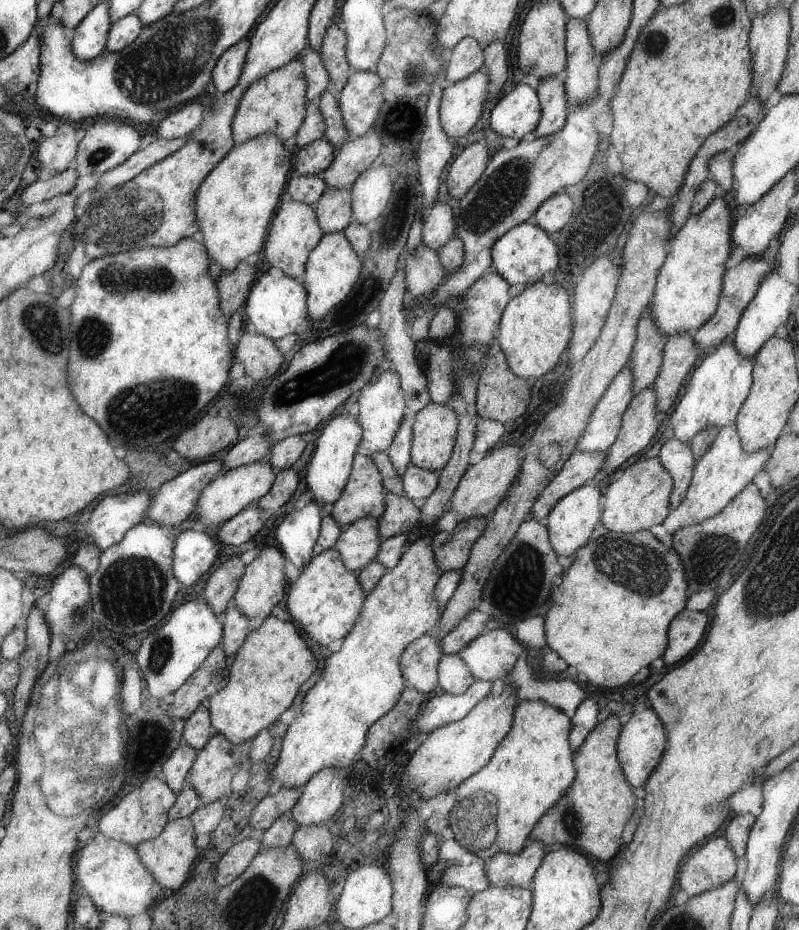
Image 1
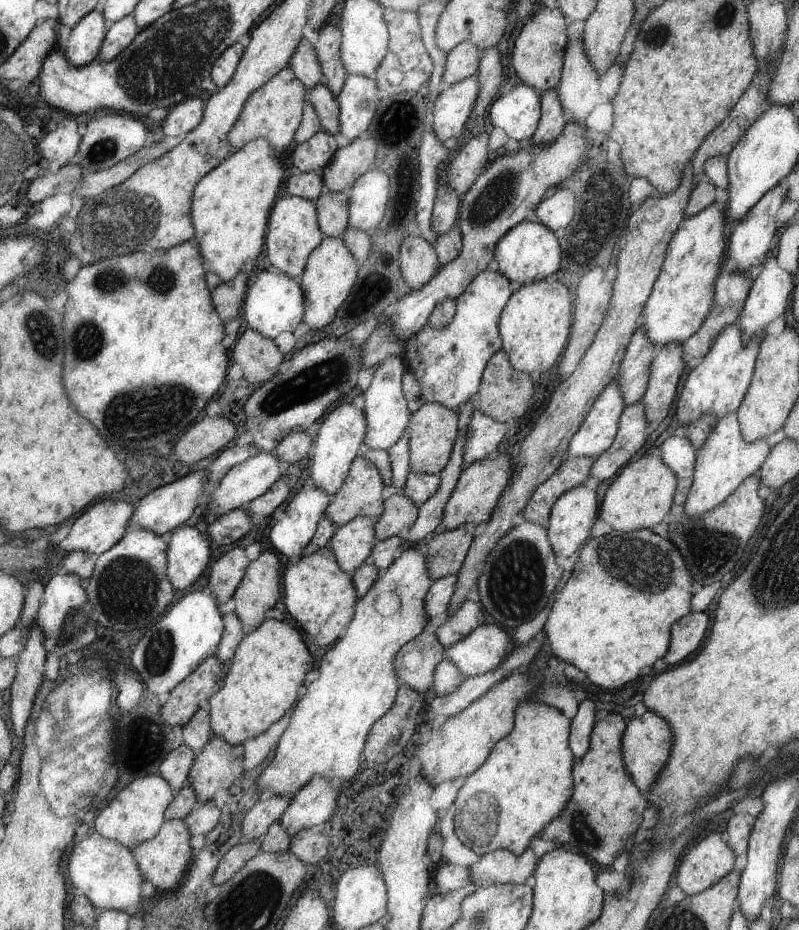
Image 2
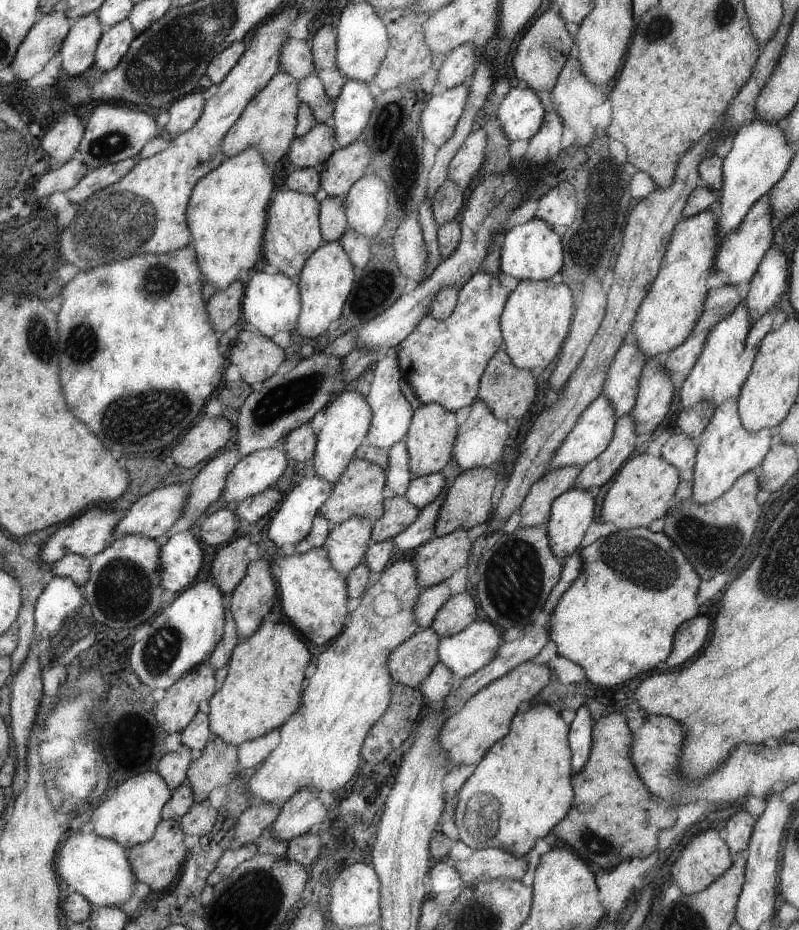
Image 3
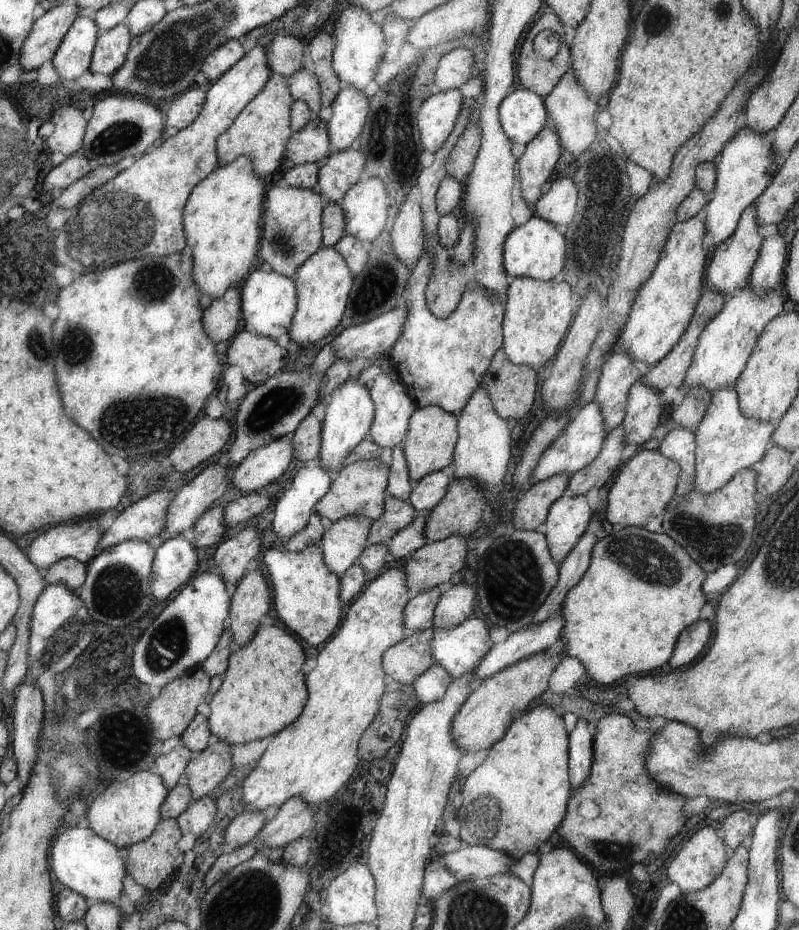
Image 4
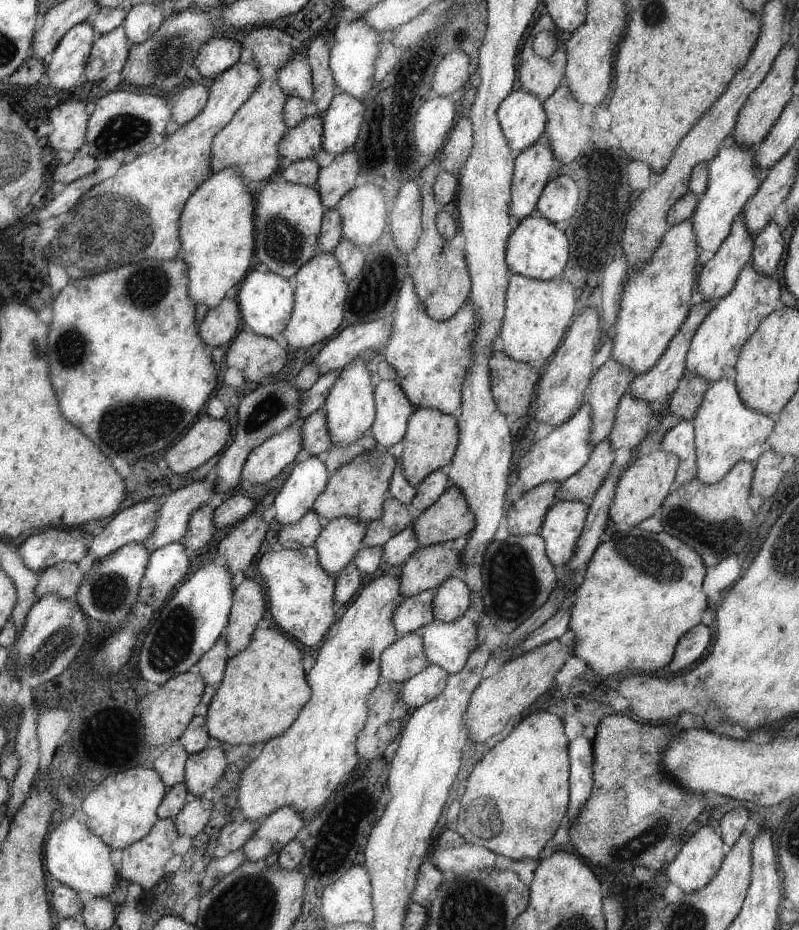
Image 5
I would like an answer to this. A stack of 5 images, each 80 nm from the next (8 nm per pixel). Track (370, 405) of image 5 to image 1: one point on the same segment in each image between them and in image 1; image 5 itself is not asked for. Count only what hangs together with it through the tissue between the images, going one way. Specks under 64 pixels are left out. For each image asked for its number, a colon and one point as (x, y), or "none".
1: (329, 471)
2: (339, 441)
3: (348, 419)
4: (348, 418)

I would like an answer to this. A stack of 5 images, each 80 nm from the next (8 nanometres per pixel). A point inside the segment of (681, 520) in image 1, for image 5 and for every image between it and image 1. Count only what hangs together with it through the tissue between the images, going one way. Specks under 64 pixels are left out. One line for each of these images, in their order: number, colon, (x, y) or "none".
2: (726, 460)
3: (726, 450)
4: (727, 442)
5: (726, 431)

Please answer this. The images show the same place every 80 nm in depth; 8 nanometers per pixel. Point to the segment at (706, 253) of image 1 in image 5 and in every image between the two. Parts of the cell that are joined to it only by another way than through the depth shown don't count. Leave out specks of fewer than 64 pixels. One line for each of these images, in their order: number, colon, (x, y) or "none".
2: (684, 294)
3: (674, 304)
4: (664, 308)
5: (655, 302)

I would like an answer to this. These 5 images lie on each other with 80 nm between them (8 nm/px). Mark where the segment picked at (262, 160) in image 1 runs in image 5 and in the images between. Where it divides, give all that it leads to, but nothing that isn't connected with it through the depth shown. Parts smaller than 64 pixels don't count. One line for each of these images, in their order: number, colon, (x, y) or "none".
2: (230, 207)
3: (227, 212)
4: (223, 221)
5: (217, 229)

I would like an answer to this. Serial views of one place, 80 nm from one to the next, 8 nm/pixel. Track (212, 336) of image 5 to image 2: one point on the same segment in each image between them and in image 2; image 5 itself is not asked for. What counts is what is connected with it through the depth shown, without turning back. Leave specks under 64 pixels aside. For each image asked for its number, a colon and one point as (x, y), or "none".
2: (228, 297)
3: (224, 306)
4: (223, 318)

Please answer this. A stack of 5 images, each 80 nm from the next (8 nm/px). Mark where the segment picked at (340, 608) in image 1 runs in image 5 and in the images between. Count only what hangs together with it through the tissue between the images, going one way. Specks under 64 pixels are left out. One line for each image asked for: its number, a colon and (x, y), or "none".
2: (320, 596)
3: (314, 596)
4: (307, 593)
5: (300, 592)

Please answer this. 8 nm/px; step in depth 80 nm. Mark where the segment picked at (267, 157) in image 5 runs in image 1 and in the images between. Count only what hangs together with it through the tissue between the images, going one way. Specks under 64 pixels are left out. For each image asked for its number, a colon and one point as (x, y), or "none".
1: (277, 103)
2: (275, 111)
3: (269, 122)
4: (263, 130)

